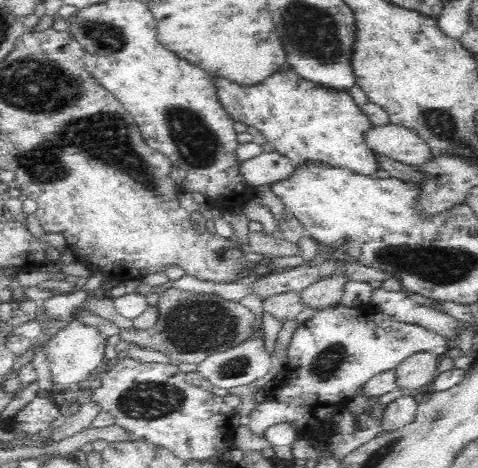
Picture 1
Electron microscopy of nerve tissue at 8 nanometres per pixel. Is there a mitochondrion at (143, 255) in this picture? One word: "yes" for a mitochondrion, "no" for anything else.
no

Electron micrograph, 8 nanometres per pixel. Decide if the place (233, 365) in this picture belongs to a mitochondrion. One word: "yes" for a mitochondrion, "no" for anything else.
yes

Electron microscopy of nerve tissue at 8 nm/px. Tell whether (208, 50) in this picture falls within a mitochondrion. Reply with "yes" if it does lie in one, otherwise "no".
no

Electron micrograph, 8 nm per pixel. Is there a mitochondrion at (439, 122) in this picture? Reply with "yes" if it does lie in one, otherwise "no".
yes

